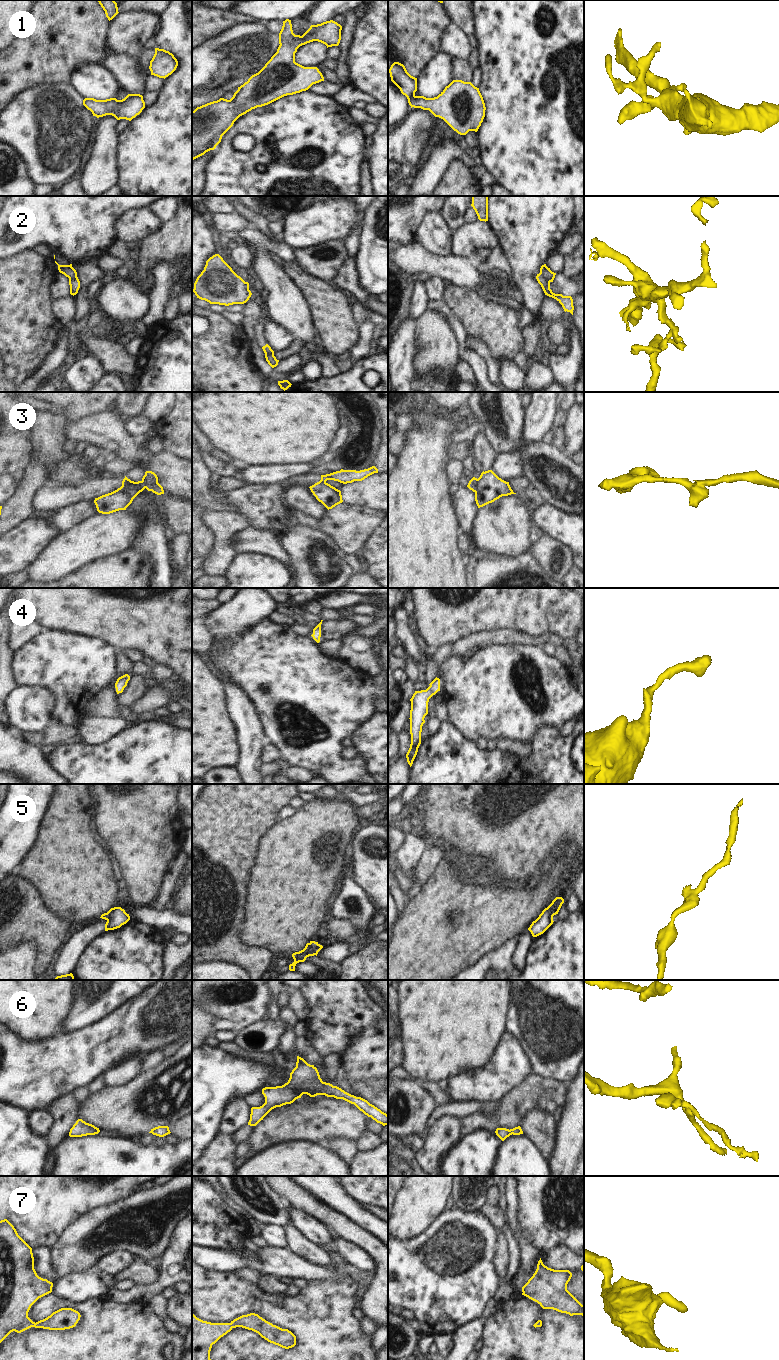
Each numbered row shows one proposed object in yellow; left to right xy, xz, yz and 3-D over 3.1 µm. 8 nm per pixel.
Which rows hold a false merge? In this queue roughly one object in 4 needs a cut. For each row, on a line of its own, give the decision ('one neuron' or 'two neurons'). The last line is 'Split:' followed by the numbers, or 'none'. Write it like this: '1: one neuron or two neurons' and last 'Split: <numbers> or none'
1: one neuron
2: two neurons
3: two neurons
4: one neuron
5: one neuron
6: one neuron
7: one neuron
Split: 2, 3

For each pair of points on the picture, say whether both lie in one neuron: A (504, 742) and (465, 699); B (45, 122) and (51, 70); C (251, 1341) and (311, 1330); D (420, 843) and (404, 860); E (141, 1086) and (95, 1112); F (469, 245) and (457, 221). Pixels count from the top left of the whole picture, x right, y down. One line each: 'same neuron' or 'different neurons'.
A: different neurons
B: different neurons
C: same neuron
D: same neuron
E: same neuron
F: different neurons

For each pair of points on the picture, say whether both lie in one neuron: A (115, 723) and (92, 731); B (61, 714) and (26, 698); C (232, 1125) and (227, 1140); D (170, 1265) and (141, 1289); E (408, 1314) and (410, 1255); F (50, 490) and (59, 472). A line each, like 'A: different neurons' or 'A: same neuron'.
A: same neuron
B: different neurons
C: different neurons
D: same neuron
E: different neurons
F: different neurons

